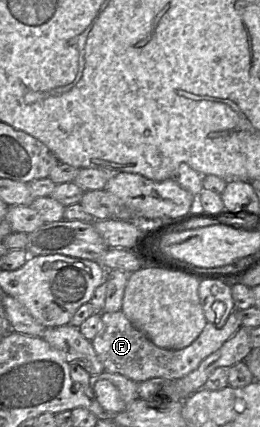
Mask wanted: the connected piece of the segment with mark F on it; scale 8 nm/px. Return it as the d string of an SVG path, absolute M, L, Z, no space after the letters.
M120 310L101 312L100 328L92 339L93 349L104 371L120 374L136 383L151 378L180 379L195 370L199 364L216 352L242 326L238 310L233 310L221 328L207 322L199 336L187 347L167 350L157 347L138 330Z

